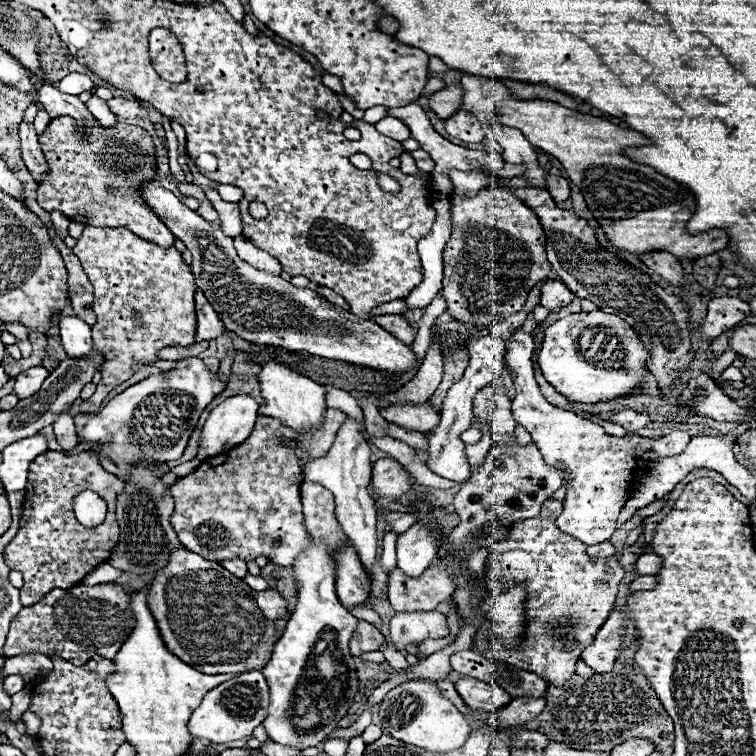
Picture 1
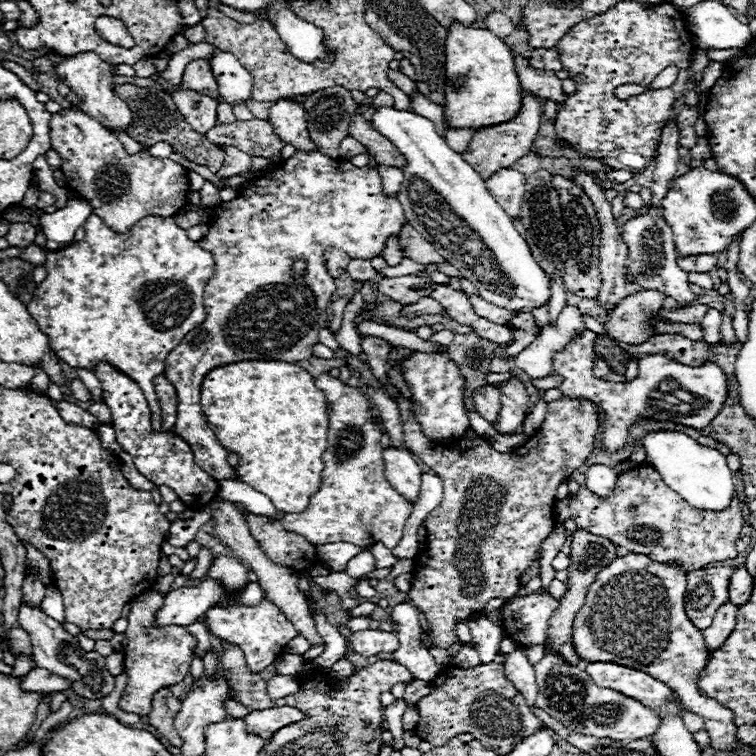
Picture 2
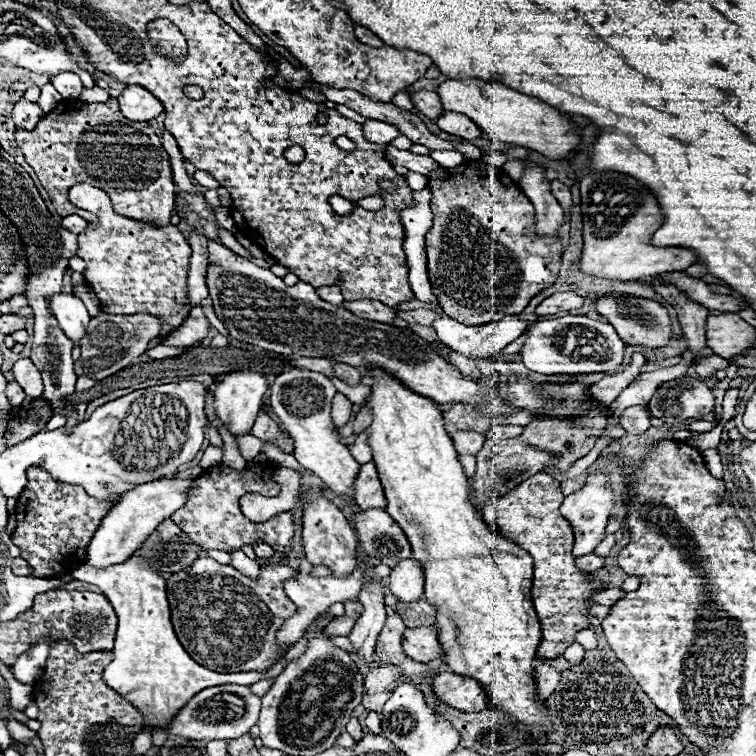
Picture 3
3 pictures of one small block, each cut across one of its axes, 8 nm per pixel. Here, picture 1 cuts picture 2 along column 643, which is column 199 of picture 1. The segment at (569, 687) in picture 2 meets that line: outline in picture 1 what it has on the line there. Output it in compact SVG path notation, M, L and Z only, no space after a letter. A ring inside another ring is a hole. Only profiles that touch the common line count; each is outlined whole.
M244 672L242 676L216 686L202 698L200 706L192 712L188 720L188 730L194 738L204 738L214 744L226 744L232 740L248 738L252 736L252 730L264 722L264 716L268 714L268 704L268 684L262 672Z

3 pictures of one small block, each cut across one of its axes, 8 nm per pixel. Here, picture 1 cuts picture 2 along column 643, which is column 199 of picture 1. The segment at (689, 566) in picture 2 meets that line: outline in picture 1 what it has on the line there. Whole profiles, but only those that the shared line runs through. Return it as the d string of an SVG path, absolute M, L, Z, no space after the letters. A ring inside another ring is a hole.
M328 408L324 426L316 434L302 438L278 420L258 416L256 428L244 444L226 454L206 458L192 474L180 478L170 488L176 506L172 526L186 550L214 562L268 556L278 566L292 566L296 556L310 544L300 502L302 456L324 456L346 420L348 416L344 412ZM280 438L296 440L298 448L290 450L282 446Z

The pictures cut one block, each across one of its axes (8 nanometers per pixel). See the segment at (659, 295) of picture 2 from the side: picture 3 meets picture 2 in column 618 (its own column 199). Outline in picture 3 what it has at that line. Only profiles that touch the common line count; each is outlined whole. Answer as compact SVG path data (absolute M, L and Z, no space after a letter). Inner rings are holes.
M198 304L196 308L190 310L190 316L186 318L186 322L174 330L162 344L168 344L168 346L182 346L182 348L188 348L188 346L194 346L196 342L202 342L210 332L210 320L206 318L206 314L202 312L202 306Z

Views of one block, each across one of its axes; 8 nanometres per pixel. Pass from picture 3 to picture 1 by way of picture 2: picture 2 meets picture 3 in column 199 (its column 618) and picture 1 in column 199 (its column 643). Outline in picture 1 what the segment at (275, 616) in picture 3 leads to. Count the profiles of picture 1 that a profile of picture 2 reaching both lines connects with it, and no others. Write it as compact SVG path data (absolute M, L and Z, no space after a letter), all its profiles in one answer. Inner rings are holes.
M190 550L172 552L168 568L154 576L148 592L148 608L152 608L168 648L198 672L208 674L240 674L264 668L278 640L274 622L286 616L286 606L288 600L278 590L256 592L218 562L204 560Z

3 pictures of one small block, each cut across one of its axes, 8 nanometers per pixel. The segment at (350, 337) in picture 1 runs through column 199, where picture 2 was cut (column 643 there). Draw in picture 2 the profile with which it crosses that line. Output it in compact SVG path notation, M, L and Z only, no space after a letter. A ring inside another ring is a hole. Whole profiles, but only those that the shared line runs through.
M642 214L642 216L630 218L622 226L622 238L624 238L624 242L628 246L628 254L632 258L632 264L626 274L628 282L636 282L642 288L664 290L666 296L672 296L680 306L688 306L698 298L690 288L686 272L676 264L676 242L674 242L670 226L666 224L666 220L662 216Z

